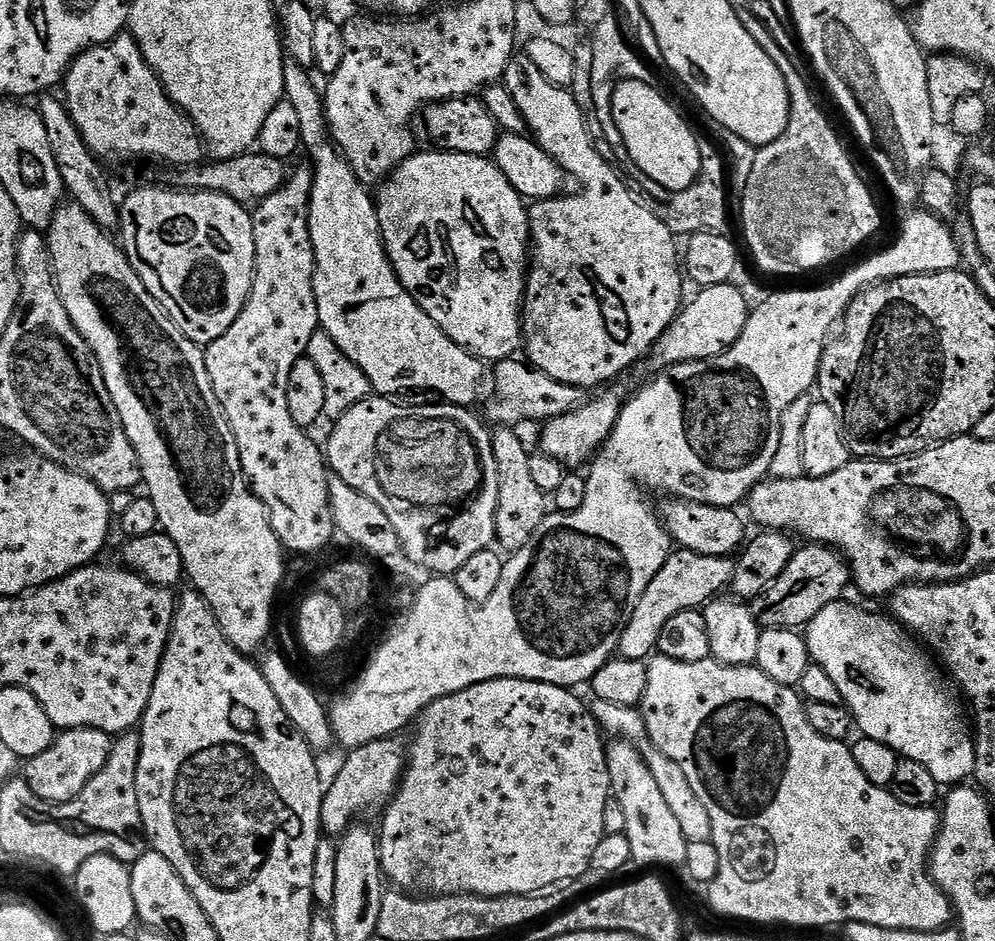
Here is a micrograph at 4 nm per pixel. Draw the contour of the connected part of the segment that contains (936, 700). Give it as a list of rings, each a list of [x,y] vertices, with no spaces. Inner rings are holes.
[[[841,598],[826,606],[826,610],[818,610],[806,626],[803,638],[811,663],[822,666],[822,670],[830,674],[830,679],[838,686],[838,694],[842,694],[844,704],[852,714],[855,727],[859,731],[861,728],[864,736],[890,746],[905,760],[922,762],[941,786],[963,785],[967,781],[964,779],[967,776],[969,779],[976,771],[976,741],[969,717],[960,716],[962,700],[959,695],[952,696],[949,677],[943,671],[936,672],[937,661],[891,615],[867,612],[846,601]]]

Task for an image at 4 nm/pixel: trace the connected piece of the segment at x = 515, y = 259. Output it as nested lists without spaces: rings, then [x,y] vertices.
[[[431,150],[432,152],[417,151],[409,160],[404,160],[392,175],[384,181],[379,189],[376,201],[376,217],[380,223],[380,233],[384,235],[384,248],[388,251],[388,261],[391,262],[396,277],[402,286],[438,322],[441,330],[448,335],[458,346],[485,362],[499,362],[517,355],[522,344],[522,305],[524,302],[524,285],[528,282],[530,267],[530,229],[528,227],[529,205],[524,197],[518,195],[514,186],[506,182],[506,174],[498,170],[498,166],[487,156],[471,156],[461,152],[447,150]]]

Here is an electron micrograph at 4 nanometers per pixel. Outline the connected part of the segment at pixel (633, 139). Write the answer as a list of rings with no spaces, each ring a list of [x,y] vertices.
[[[621,79],[612,90],[612,117],[634,166],[667,192],[685,192],[700,176],[700,140],[680,117],[679,110],[648,83],[647,79]]]

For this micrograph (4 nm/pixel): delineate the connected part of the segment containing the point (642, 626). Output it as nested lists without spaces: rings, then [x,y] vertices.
[[[676,550],[669,555],[668,561],[654,574],[650,586],[646,586],[646,594],[638,602],[626,630],[622,630],[619,655],[625,660],[647,661],[656,652],[658,637],[666,622],[674,618],[674,614],[682,614],[686,610],[700,610],[720,592],[732,583],[732,575],[736,569],[736,560],[727,556],[707,556],[697,552]]]

